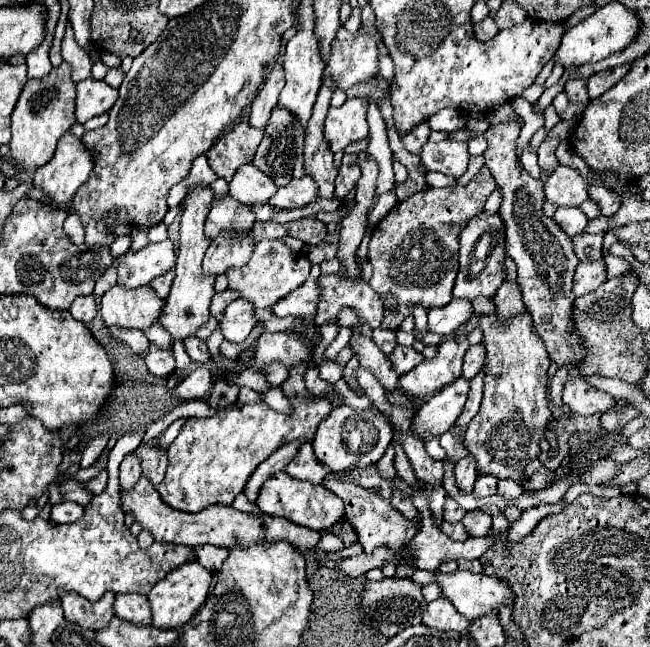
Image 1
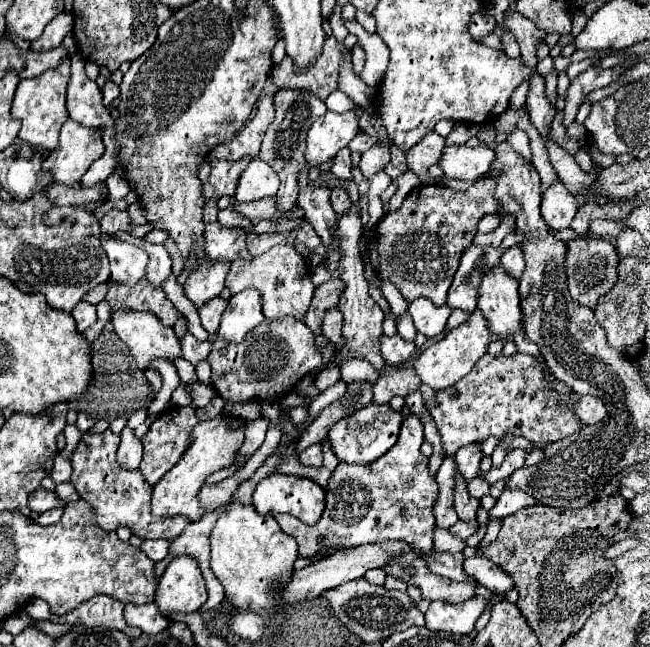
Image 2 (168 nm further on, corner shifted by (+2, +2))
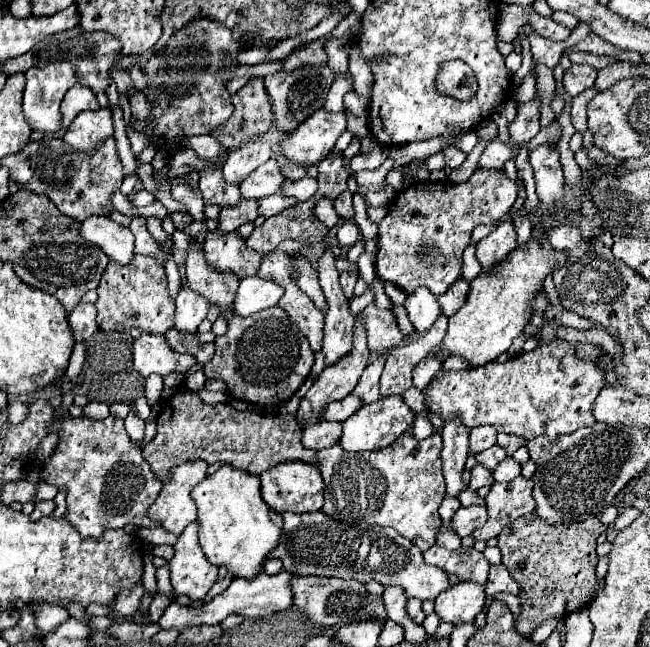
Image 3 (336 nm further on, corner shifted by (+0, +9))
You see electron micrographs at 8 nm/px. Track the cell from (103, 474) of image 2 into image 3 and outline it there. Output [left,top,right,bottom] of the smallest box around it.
[43,416,163,538]

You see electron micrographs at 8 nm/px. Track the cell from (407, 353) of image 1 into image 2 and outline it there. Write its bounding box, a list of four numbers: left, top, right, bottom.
[379,335,415,365]

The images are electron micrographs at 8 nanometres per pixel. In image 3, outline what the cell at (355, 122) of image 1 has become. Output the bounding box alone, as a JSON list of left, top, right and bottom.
[281,108,347,166]

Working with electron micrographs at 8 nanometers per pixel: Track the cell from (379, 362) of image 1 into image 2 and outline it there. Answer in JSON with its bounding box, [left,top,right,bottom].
[321,307,343,345]

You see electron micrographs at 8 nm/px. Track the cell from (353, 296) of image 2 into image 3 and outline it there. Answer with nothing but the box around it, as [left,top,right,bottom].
[297,316,369,424]

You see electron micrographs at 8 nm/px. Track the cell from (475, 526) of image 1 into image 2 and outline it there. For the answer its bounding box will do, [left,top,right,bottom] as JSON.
[455,473,479,521]

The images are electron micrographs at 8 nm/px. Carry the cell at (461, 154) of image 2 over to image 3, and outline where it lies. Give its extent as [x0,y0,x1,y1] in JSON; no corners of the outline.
[479,140,517,170]

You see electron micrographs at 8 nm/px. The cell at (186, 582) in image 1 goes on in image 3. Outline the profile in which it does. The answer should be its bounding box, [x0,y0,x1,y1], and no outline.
[169,522,217,600]

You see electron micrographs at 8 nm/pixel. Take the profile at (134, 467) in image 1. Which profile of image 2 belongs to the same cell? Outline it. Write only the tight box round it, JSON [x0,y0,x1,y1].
[117,427,143,469]

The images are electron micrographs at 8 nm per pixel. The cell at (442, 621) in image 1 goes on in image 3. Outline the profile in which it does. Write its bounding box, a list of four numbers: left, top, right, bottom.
[435,582,485,622]

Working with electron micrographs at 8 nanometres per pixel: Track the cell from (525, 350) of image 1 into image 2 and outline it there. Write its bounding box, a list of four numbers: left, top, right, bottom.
[477,263,521,337]

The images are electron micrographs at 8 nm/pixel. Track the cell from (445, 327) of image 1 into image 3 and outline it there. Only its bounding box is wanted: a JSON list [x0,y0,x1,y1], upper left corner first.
[405,288,441,332]

